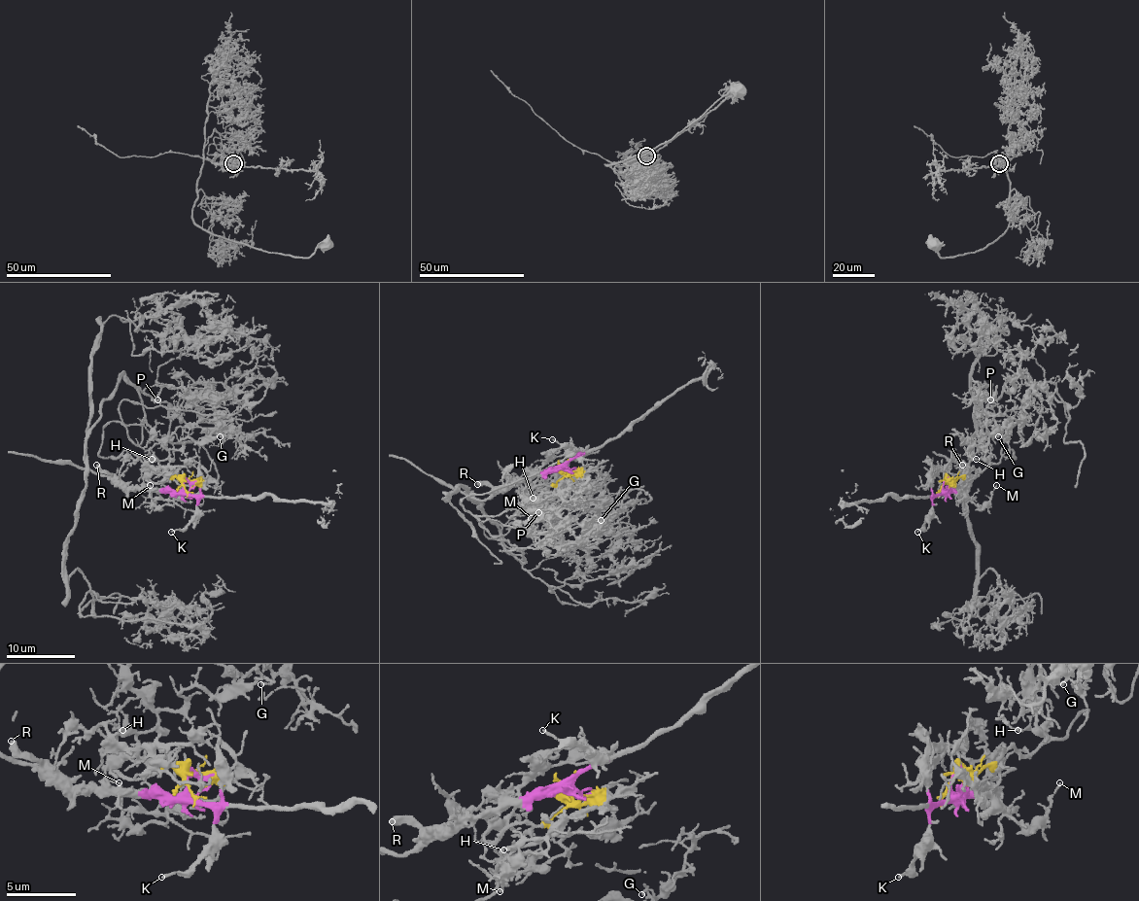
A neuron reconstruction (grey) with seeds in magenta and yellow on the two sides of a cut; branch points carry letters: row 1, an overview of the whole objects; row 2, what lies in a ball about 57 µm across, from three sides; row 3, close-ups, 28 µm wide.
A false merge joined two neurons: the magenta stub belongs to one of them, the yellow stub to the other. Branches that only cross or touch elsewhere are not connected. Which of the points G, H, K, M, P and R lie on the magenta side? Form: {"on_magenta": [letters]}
{"on_magenta": ["K", "R"]}

